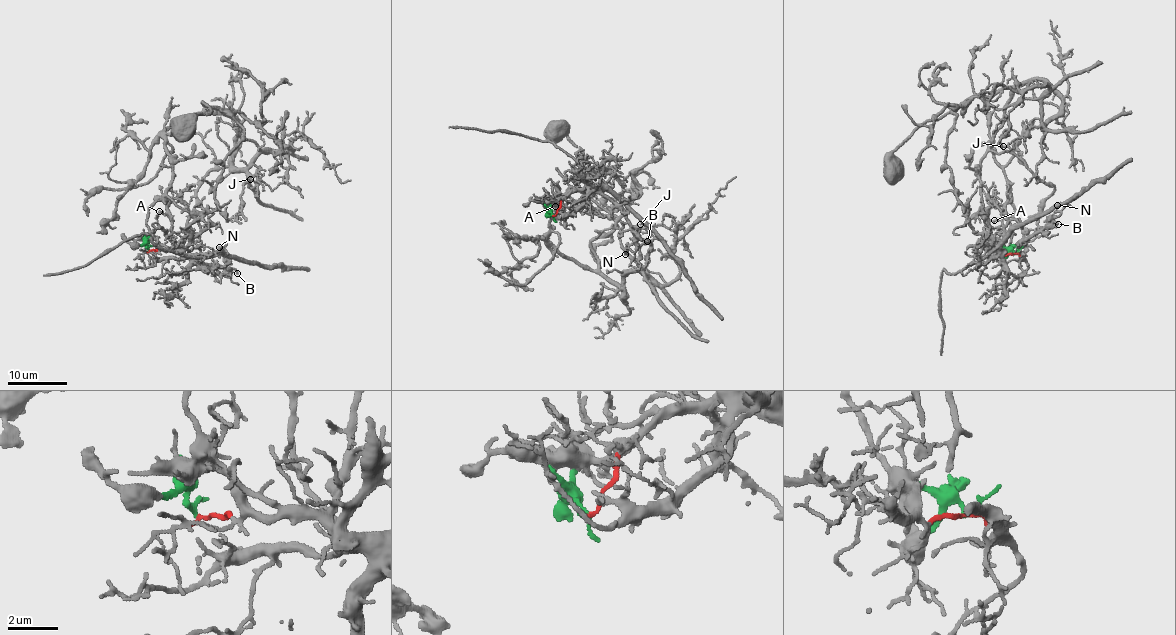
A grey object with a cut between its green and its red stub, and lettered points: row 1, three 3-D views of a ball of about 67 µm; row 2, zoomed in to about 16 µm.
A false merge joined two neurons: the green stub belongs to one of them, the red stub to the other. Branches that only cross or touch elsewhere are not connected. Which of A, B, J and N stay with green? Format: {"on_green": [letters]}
{"on_green": ["J"]}

